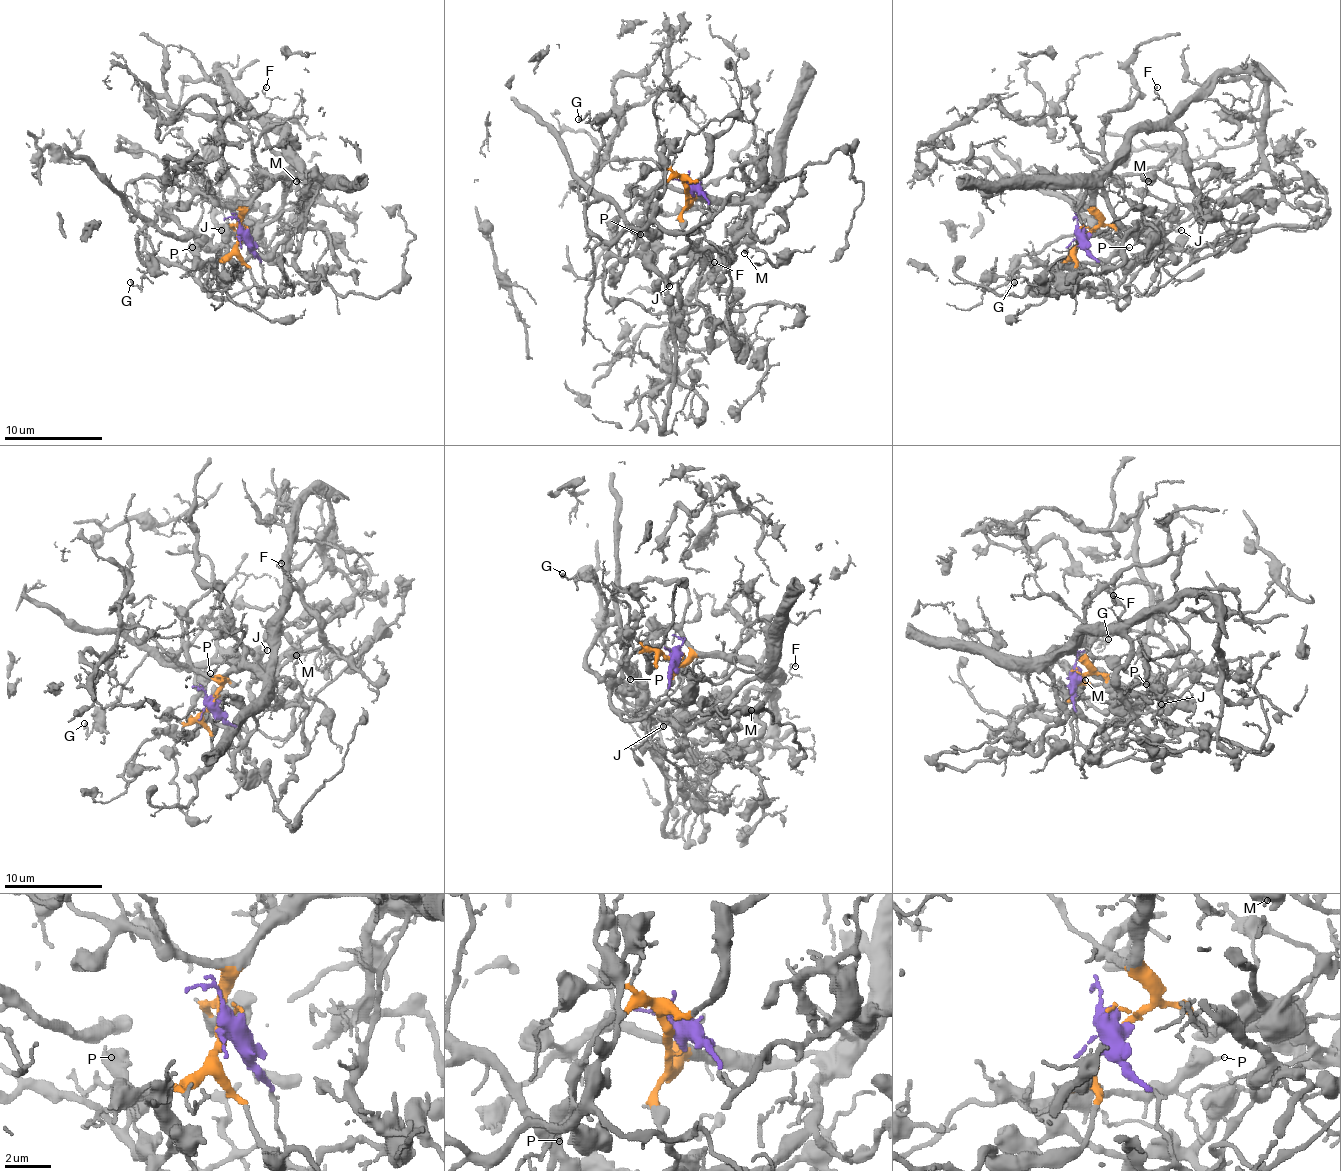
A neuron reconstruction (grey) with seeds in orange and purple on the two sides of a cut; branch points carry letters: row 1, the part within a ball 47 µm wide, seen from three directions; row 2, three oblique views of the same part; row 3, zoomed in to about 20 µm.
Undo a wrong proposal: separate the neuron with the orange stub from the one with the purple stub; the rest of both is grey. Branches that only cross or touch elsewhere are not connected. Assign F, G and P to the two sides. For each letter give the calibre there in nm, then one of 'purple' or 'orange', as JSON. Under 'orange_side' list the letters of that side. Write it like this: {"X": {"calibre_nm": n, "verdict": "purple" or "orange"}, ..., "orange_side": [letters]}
{"F": {"calibre_nm": 90, "verdict": "orange"}, "G": {"calibre_nm": 200, "verdict": "purple"}, "P": {"calibre_nm": 400, "verdict": "orange"}, "orange_side": ["F", "P"]}

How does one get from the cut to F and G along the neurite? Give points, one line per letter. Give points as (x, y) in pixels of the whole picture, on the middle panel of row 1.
F: (687, 188), (690, 203), (741, 201), (749, 206), (741, 233), (712, 272), (719, 270), (714, 262)
G: (687, 188), (714, 211), (702, 225), (685, 233), (655, 223), (599, 240), (586, 208), (601, 129), (579, 120)

